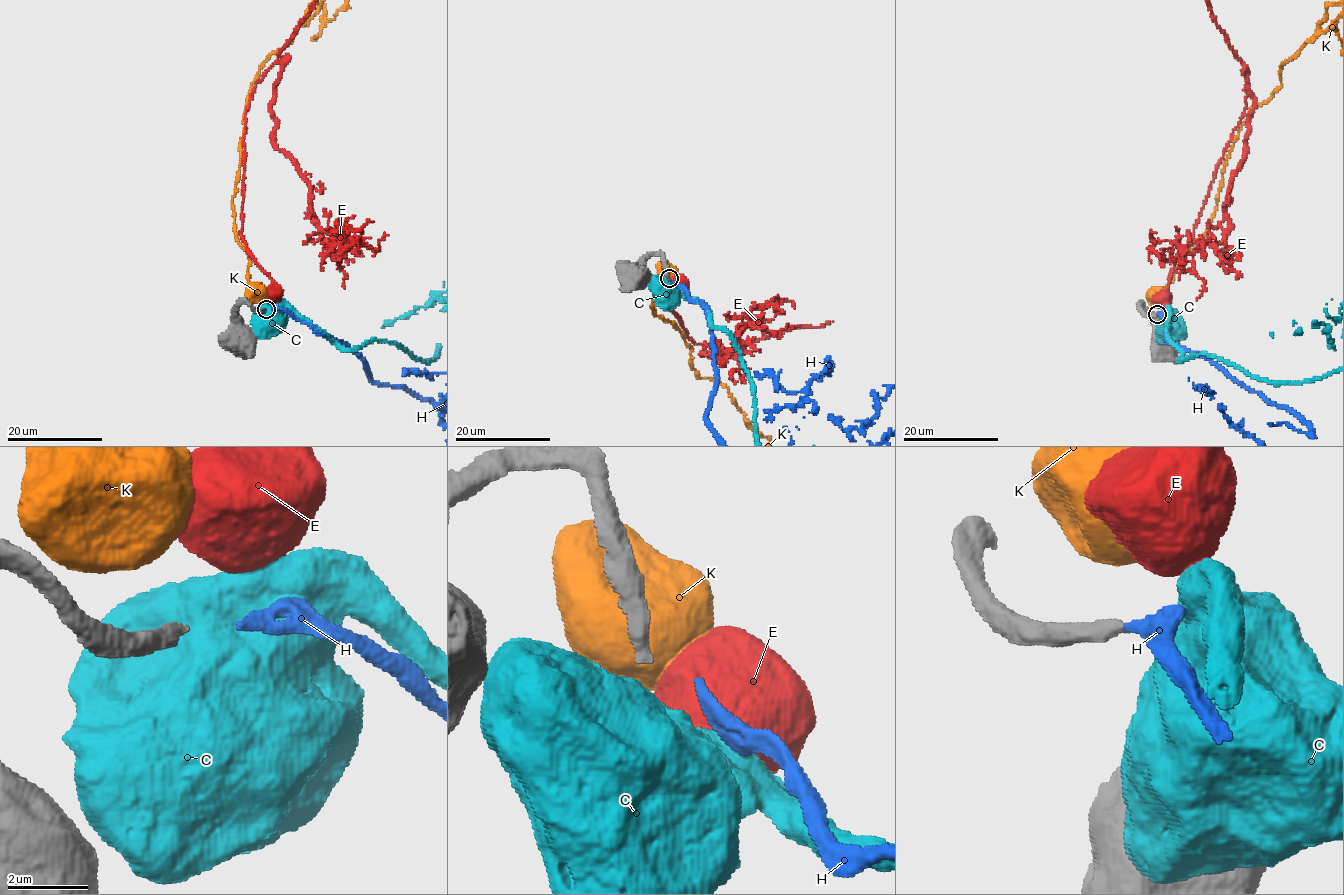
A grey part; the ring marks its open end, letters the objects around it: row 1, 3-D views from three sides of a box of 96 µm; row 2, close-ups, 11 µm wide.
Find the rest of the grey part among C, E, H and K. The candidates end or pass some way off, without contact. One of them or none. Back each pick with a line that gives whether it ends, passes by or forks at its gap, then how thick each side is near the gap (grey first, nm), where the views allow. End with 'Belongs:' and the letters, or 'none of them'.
Belongs: none of them

